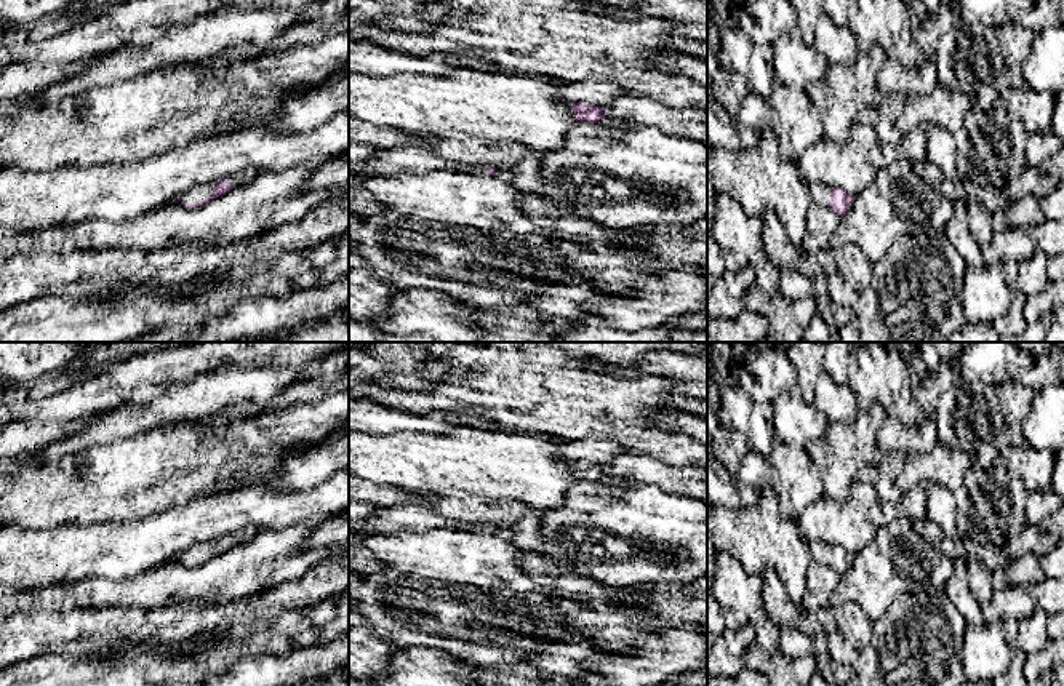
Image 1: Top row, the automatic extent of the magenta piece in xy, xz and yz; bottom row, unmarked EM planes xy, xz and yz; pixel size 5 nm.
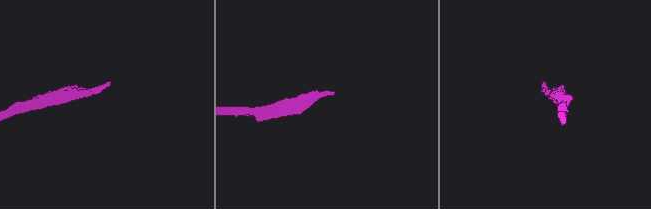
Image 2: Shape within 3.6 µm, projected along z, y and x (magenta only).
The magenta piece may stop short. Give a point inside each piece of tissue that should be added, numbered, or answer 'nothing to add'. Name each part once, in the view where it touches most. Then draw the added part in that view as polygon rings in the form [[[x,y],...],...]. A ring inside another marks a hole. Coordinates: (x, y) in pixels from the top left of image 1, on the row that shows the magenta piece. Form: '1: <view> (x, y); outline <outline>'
1: xy (202, 192); outline [[[213,184],[198,185],[195,189],[190,189],[184,195],[181,195],[179,203],[181,205],[186,205],[186,203],[197,205],[197,203],[206,200],[210,197],[211,190],[213,190]]]

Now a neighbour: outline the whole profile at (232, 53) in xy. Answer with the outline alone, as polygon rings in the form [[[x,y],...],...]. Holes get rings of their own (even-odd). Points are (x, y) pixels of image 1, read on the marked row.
[[[232,46],[227,51],[224,51],[222,54],[219,54],[218,58],[211,59],[211,61],[205,61],[205,62],[197,62],[195,66],[211,67],[213,70],[219,72],[230,61],[234,61],[237,58],[256,58],[261,54],[262,50],[264,48],[261,48],[261,46]]]

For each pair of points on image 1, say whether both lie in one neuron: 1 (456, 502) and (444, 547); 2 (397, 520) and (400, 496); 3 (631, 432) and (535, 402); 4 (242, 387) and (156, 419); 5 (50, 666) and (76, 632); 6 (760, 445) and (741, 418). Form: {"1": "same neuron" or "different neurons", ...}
{"1": "different neurons", "2": "different neurons", "3": "same neuron", "4": "same neuron", "5": "different neurons", "6": "same neuron"}

